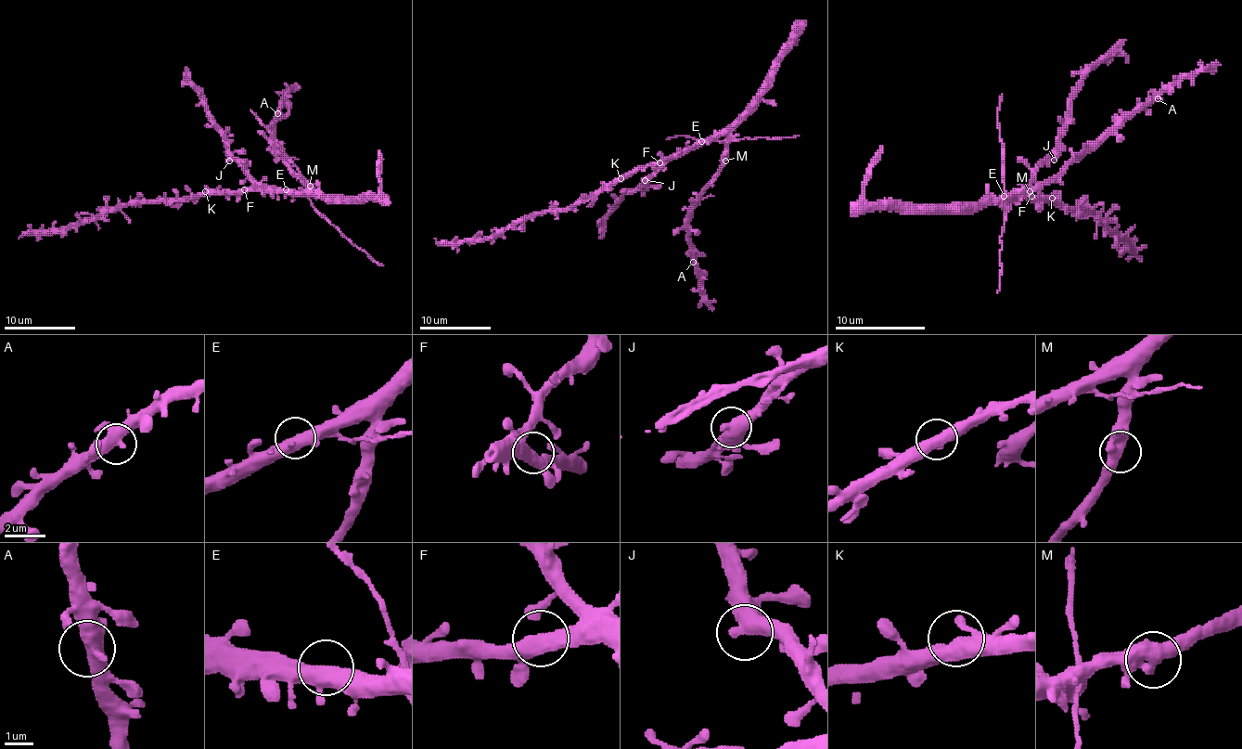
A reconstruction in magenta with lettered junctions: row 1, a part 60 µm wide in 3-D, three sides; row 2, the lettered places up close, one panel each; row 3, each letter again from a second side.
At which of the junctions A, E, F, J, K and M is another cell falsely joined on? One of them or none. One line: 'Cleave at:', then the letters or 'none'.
Cleave at: none

